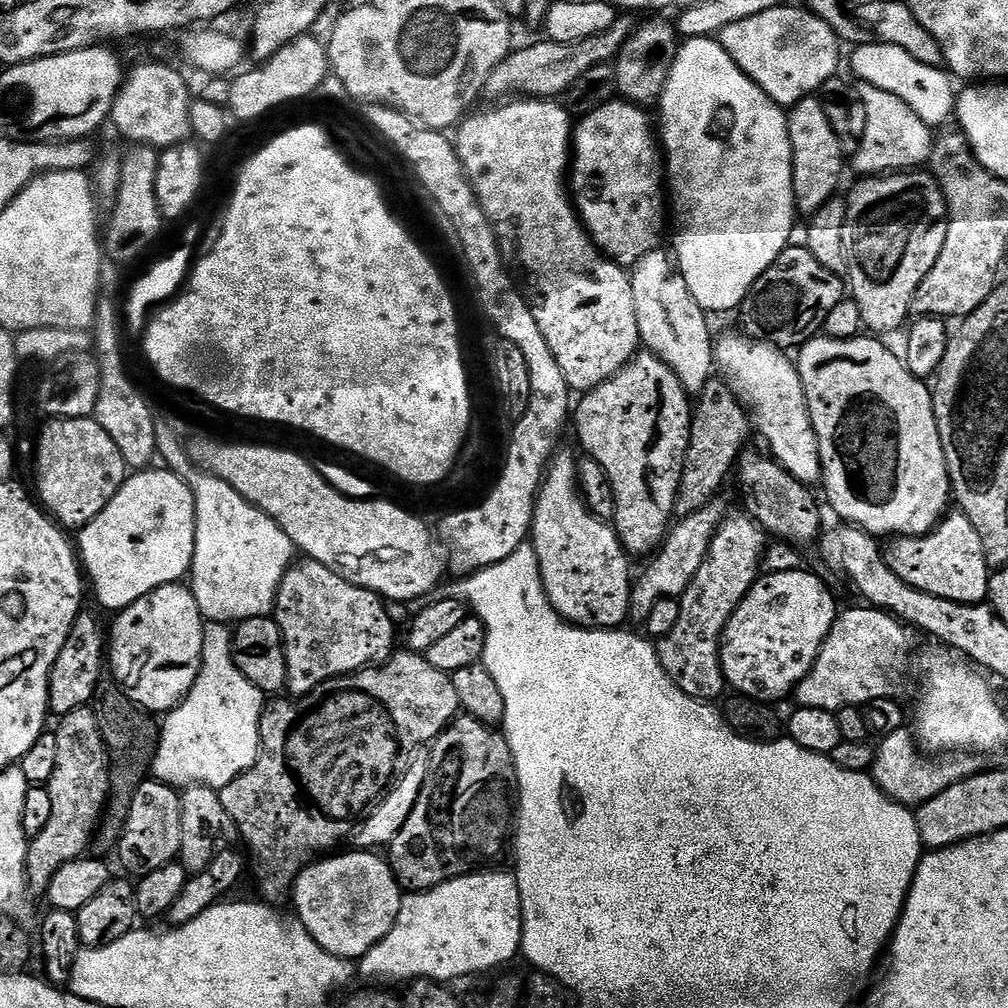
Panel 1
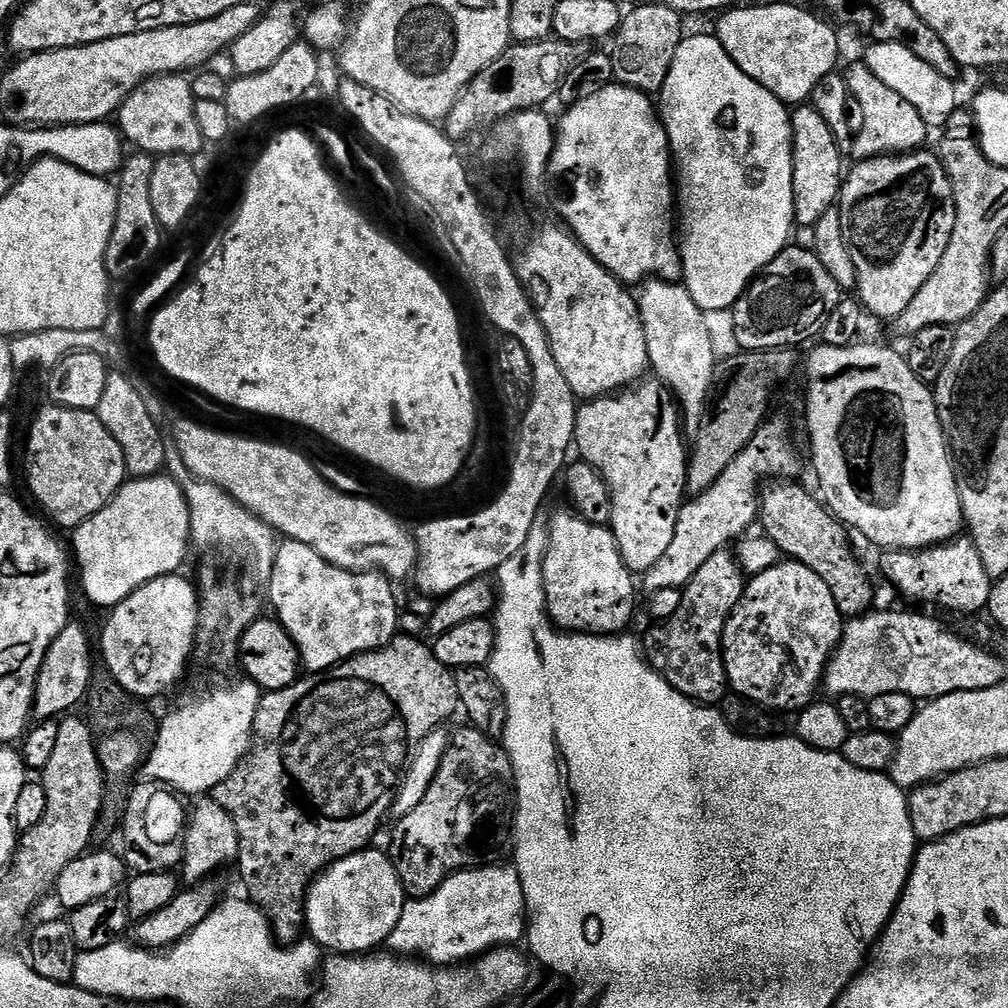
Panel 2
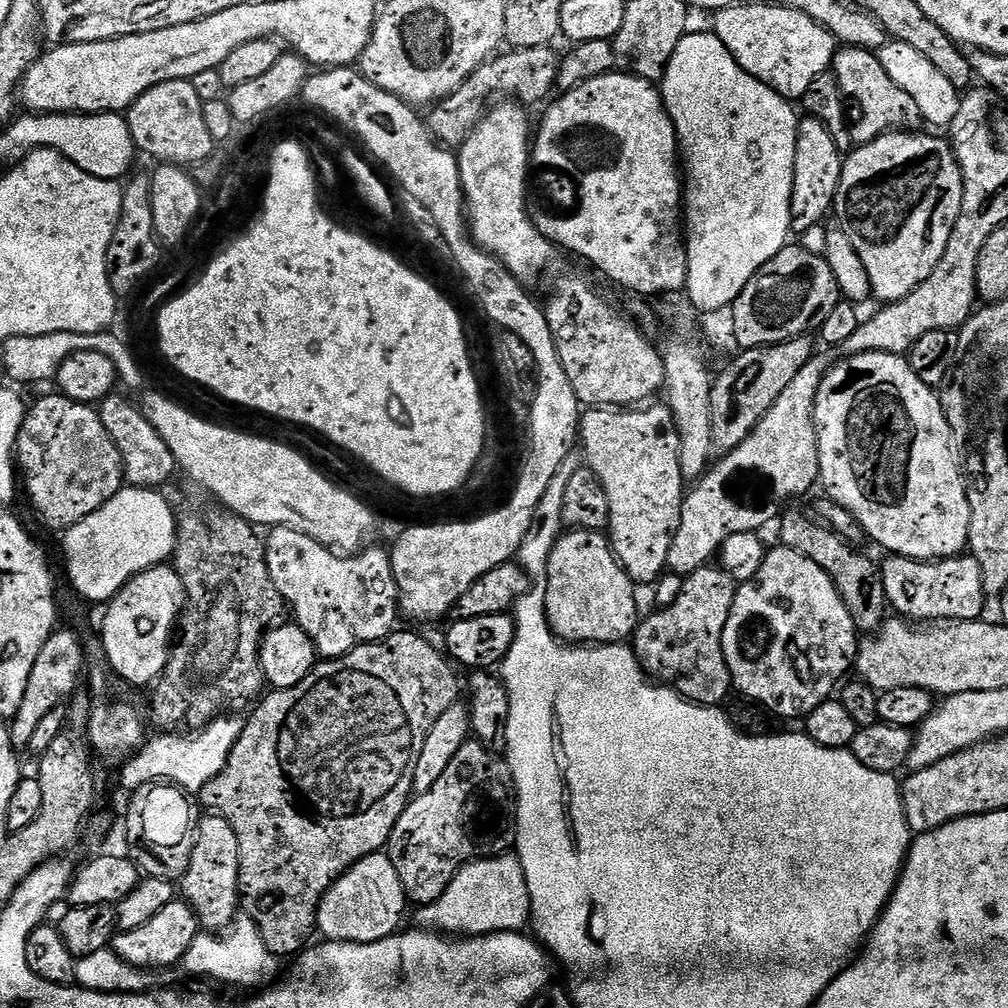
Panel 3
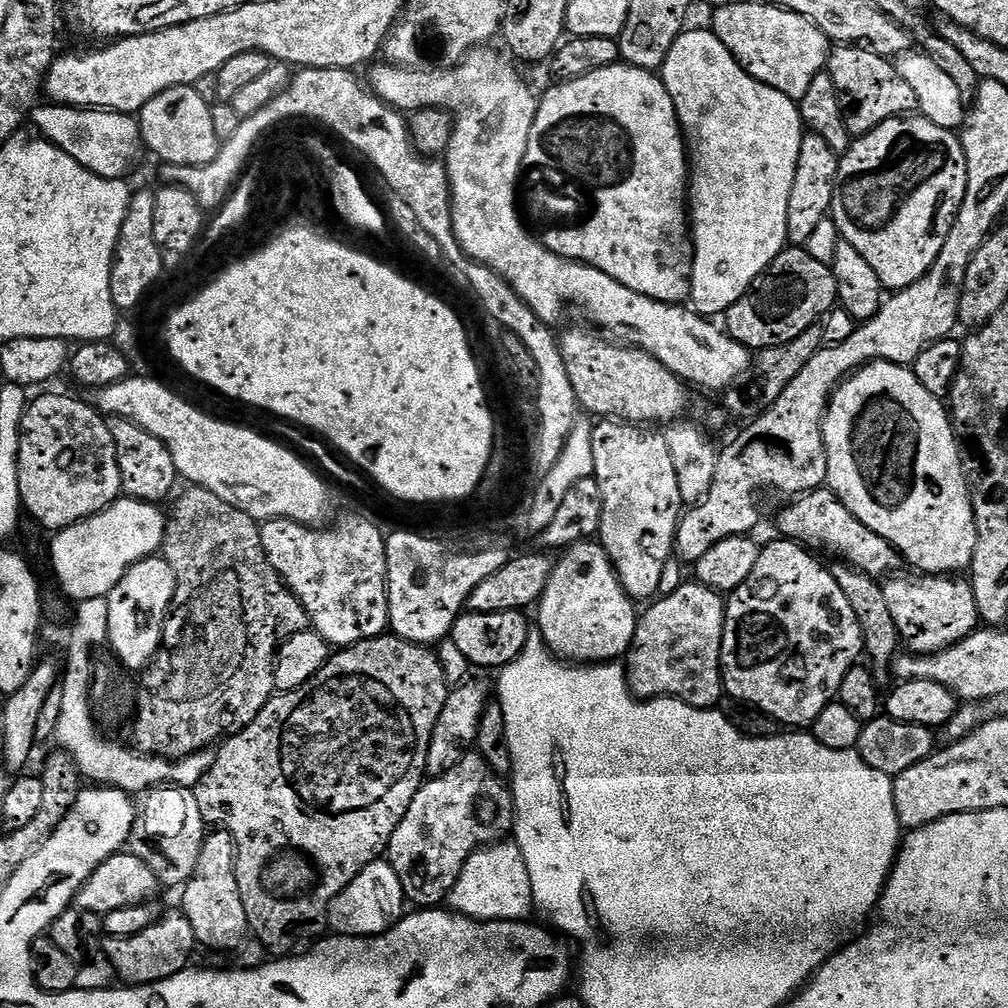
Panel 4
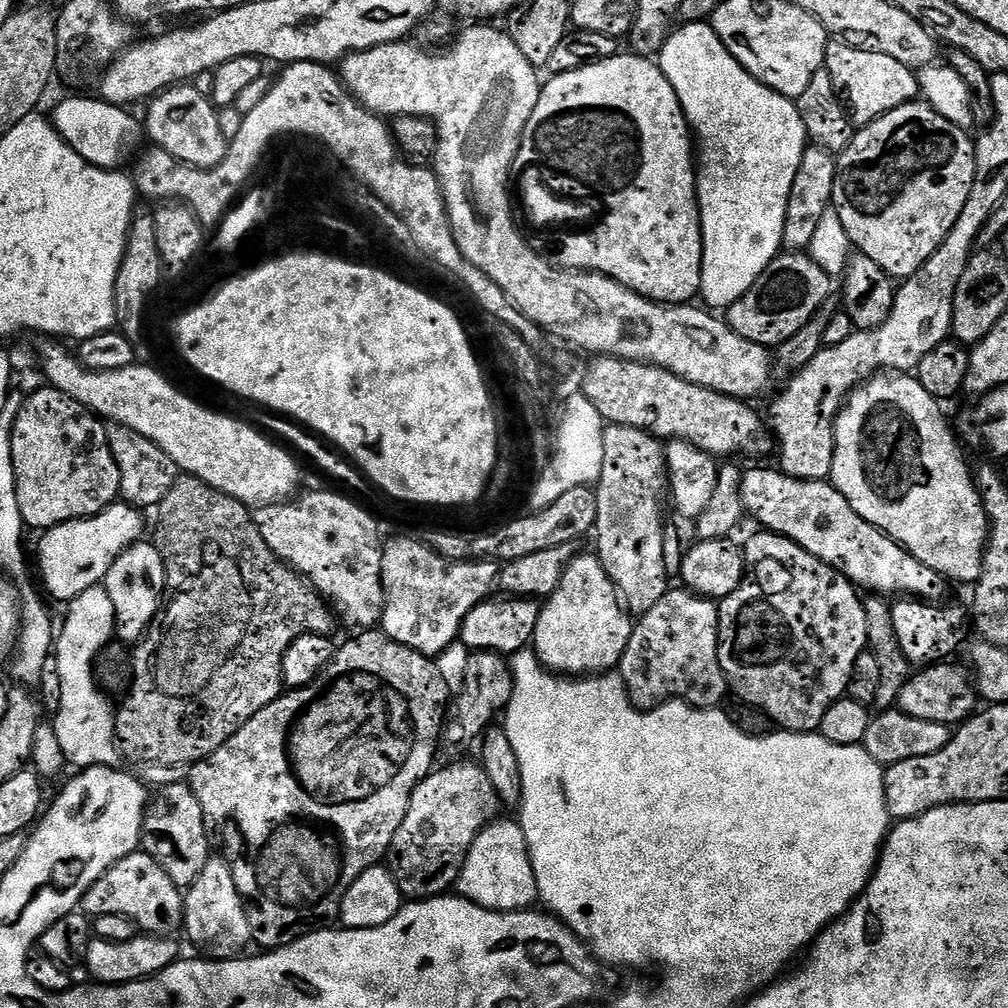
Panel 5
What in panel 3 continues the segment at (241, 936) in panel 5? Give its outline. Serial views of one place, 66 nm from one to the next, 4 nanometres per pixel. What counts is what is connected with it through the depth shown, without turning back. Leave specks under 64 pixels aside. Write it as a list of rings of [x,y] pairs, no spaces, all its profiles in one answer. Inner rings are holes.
[[[215,814],[205,815],[205,820],[195,825],[196,841],[190,854],[190,866],[182,877],[182,896],[196,911],[201,929],[216,934],[231,928],[242,908],[240,894],[240,855],[238,834],[226,818]],[[184,884],[184,888],[183,888]]]

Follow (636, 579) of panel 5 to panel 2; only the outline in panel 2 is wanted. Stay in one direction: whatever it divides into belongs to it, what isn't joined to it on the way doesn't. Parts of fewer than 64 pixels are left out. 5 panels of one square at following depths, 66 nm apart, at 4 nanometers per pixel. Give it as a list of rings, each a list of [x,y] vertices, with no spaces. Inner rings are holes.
[[[645,378],[639,384],[633,384],[631,388],[623,389],[610,396],[600,396],[596,400],[590,400],[581,403],[576,410],[576,438],[575,447],[580,448],[583,463],[592,464],[606,478],[606,482],[610,486],[610,494],[614,498],[614,514],[612,515],[611,529],[612,536],[616,539],[616,545],[620,551],[622,562],[633,574],[643,574],[650,570],[650,566],[654,566],[654,562],[658,562],[658,558],[662,558],[662,554],[666,554],[666,550],[670,547],[670,542],[674,539],[674,526],[678,526],[678,514],[680,509],[686,503],[686,489],[688,487],[688,458],[689,449],[684,448],[684,440],[680,437],[682,433],[682,417],[676,398],[672,391],[668,389],[662,381],[655,378]]]

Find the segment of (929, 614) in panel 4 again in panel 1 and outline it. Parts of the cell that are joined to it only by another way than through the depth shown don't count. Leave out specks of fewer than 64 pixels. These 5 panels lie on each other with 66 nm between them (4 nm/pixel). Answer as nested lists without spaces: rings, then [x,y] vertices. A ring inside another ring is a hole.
[[[952,510],[944,516],[935,529],[926,536],[897,536],[887,541],[883,549],[884,561],[911,588],[922,590],[926,594],[934,594],[938,598],[950,598],[950,602],[963,604],[983,604],[988,600],[988,579],[990,569],[988,559],[982,550],[982,538],[978,538],[978,530],[959,510]]]

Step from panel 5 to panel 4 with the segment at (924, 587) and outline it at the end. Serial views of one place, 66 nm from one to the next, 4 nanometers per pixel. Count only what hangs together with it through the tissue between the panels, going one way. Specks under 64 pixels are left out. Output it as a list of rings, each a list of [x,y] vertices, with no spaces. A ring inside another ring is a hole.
[[[831,490],[806,492],[788,502],[780,512],[779,535],[812,550],[832,548],[836,558],[845,564],[851,564],[860,572],[865,572],[867,576],[884,578],[901,571],[902,557],[893,544],[874,534],[870,526],[858,522],[858,518],[854,518],[854,514],[846,510],[844,503]]]

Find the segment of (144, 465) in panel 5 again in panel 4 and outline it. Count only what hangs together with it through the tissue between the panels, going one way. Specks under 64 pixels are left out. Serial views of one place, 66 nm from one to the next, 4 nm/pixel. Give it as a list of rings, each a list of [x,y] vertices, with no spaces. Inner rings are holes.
[[[110,416],[107,417],[107,422],[110,438],[114,438],[114,450],[118,458],[123,495],[154,505],[159,505],[160,500],[167,501],[173,495],[172,487],[175,486],[176,480],[178,481],[178,473],[170,450],[166,450],[166,446],[161,440],[154,438],[154,434],[142,430],[142,426],[138,426],[132,420],[121,416]]]

